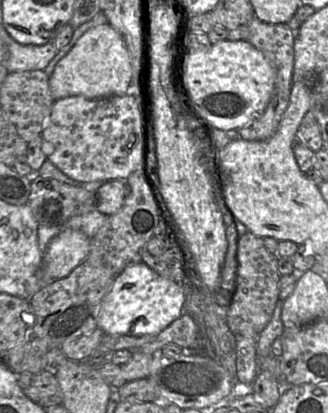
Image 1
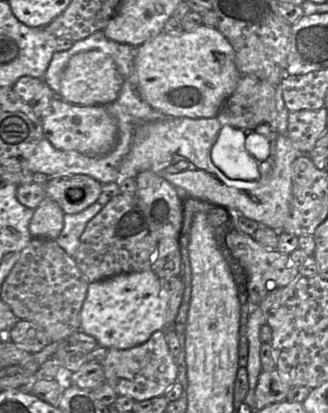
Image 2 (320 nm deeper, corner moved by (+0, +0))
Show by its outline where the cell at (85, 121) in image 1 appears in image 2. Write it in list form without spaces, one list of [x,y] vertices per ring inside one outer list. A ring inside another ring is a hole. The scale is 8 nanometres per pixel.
[[[55,96],[41,119],[44,137],[58,150],[75,150],[87,156],[108,153],[115,145],[117,126],[103,105],[82,106]]]

